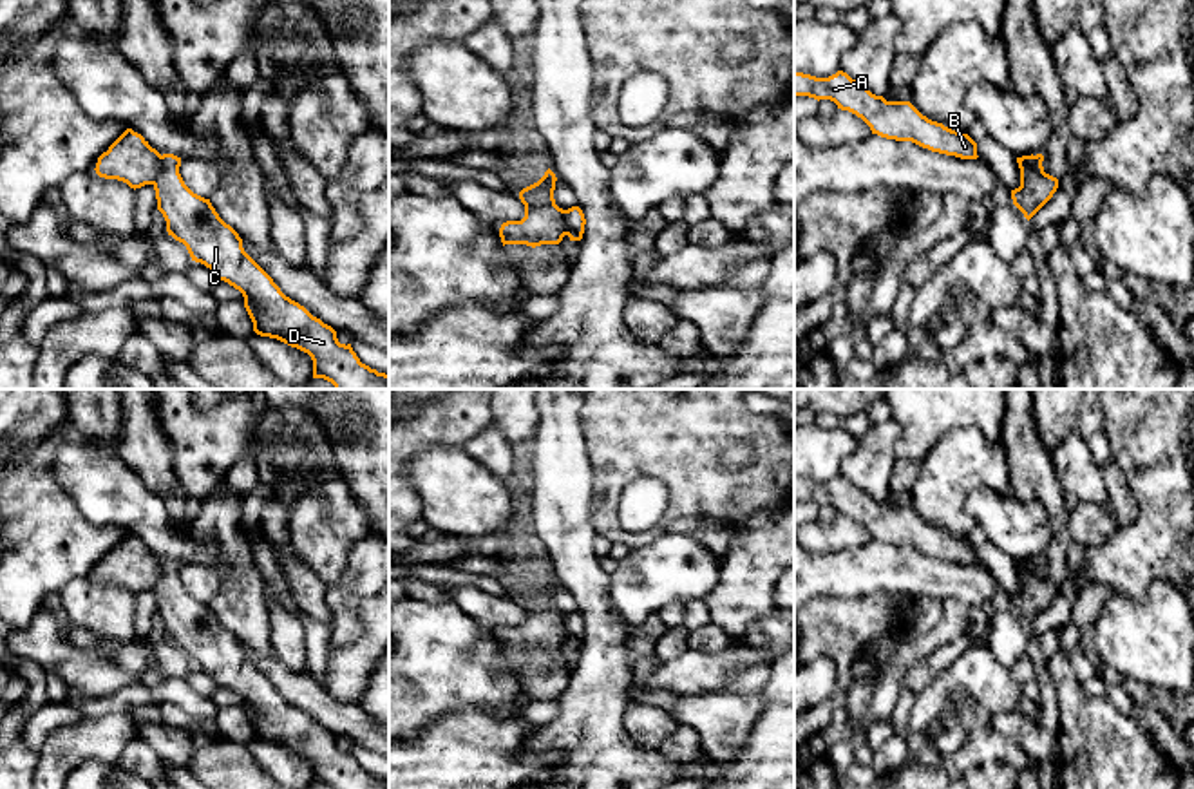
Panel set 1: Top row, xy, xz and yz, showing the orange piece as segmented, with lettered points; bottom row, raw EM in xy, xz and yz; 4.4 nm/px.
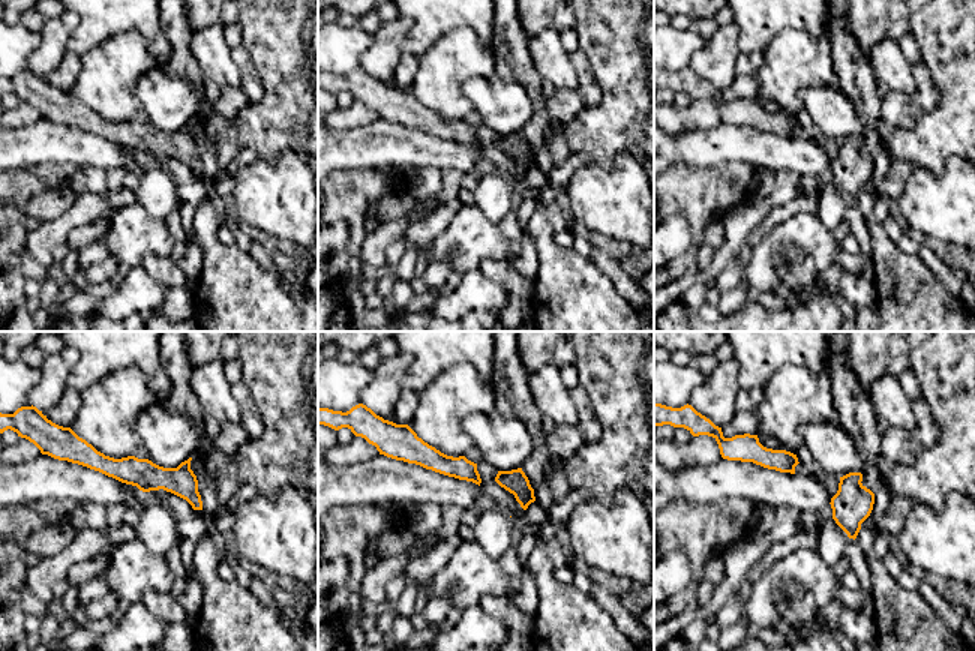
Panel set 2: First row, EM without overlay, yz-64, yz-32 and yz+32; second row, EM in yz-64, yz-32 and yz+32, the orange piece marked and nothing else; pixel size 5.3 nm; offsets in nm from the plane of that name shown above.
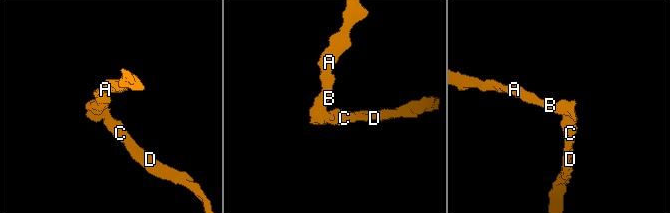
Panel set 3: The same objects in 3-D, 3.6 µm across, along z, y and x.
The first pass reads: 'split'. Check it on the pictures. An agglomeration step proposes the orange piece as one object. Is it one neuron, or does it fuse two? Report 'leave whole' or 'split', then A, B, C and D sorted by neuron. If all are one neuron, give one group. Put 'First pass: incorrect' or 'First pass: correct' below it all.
split; groups A B / C D
First pass: correct

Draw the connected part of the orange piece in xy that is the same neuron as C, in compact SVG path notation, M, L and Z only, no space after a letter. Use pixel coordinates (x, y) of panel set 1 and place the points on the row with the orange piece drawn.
M161 157L163 168L152 185L168 235L183 242L192 261L210 268L217 280L242 293L253 331L308 353L313 378L324 378L335 389L389 389L389 375L362 364L351 344L340 344L331 326L286 297L244 252L242 239L219 217L210 199L185 185L181 157Z

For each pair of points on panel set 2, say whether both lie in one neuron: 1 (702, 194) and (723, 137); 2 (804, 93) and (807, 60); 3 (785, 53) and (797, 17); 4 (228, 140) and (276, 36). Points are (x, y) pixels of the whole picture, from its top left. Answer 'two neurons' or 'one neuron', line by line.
1: two neurons
2: two neurons
3: two neurons
4: two neurons

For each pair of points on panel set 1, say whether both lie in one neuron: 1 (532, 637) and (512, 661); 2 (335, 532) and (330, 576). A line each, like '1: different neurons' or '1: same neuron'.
1: same neuron
2: same neuron

